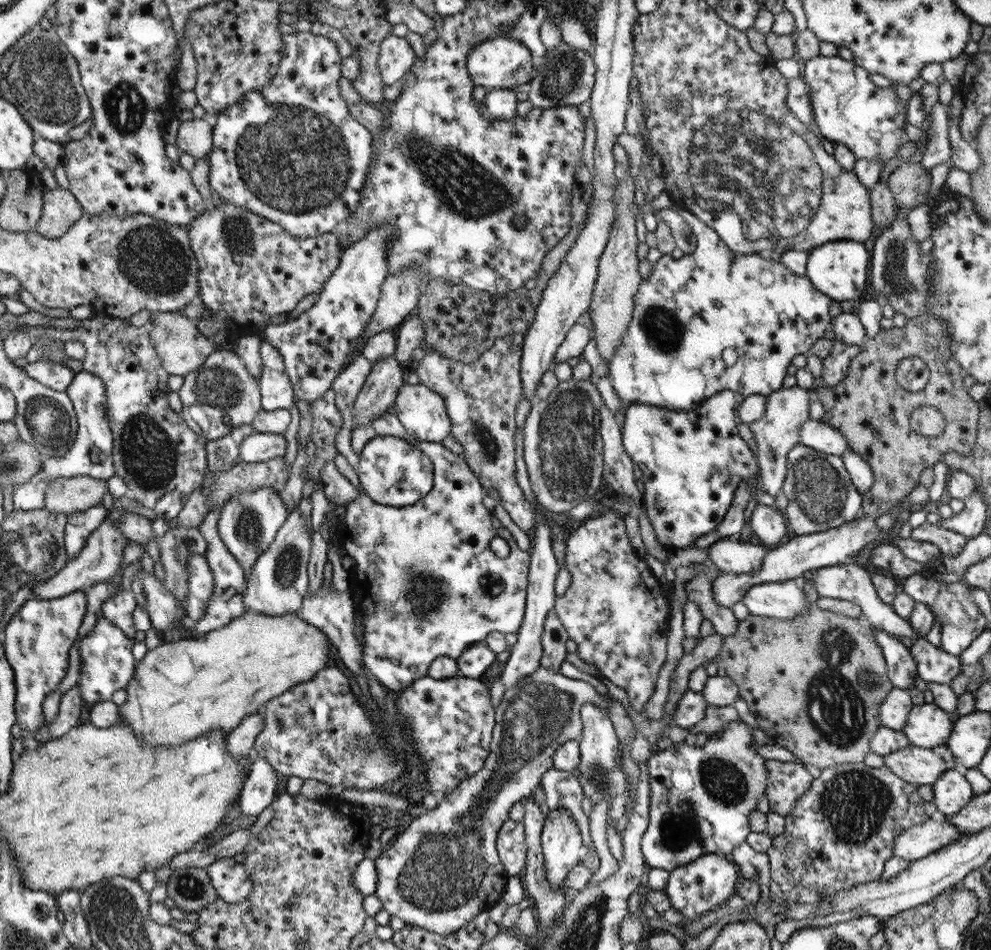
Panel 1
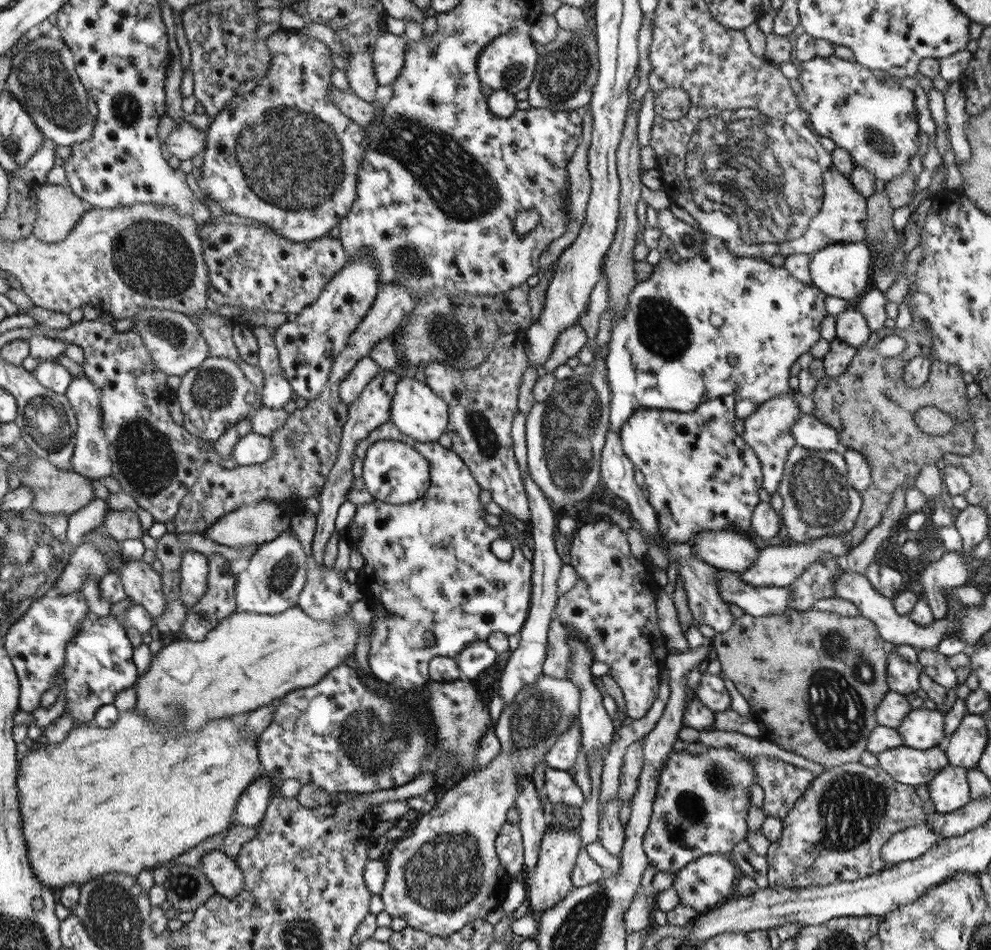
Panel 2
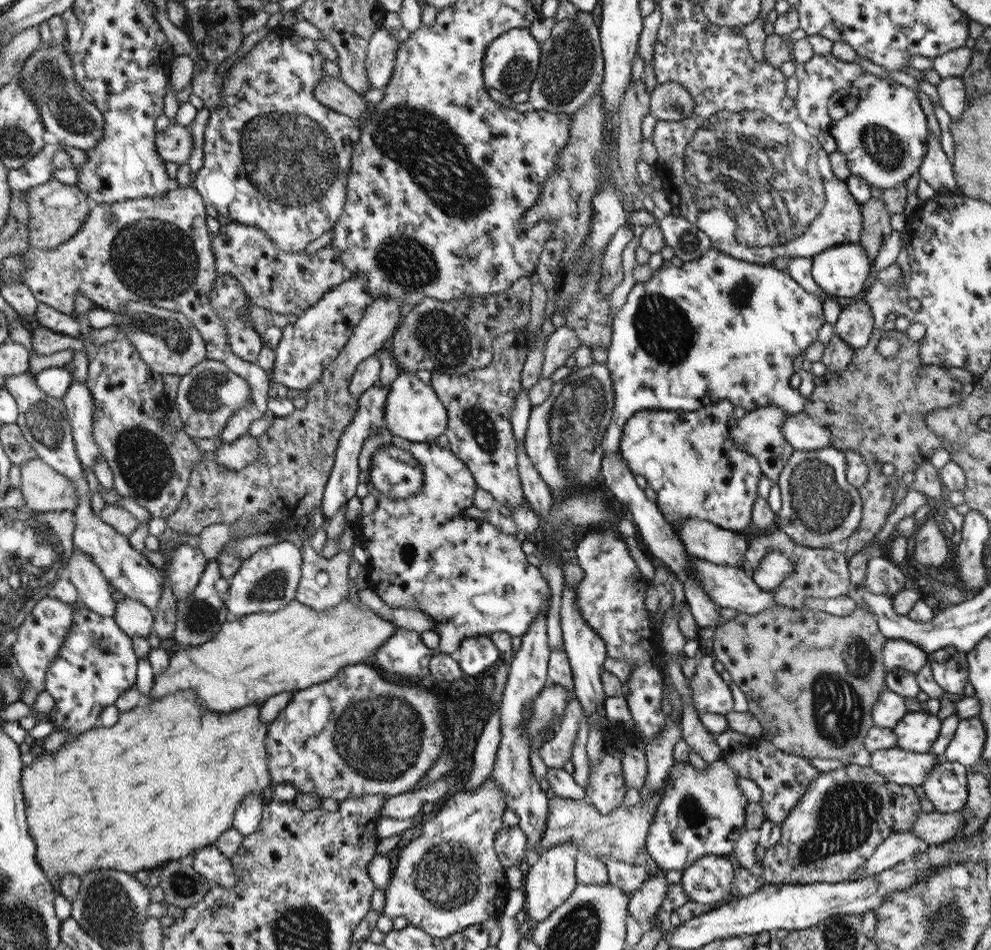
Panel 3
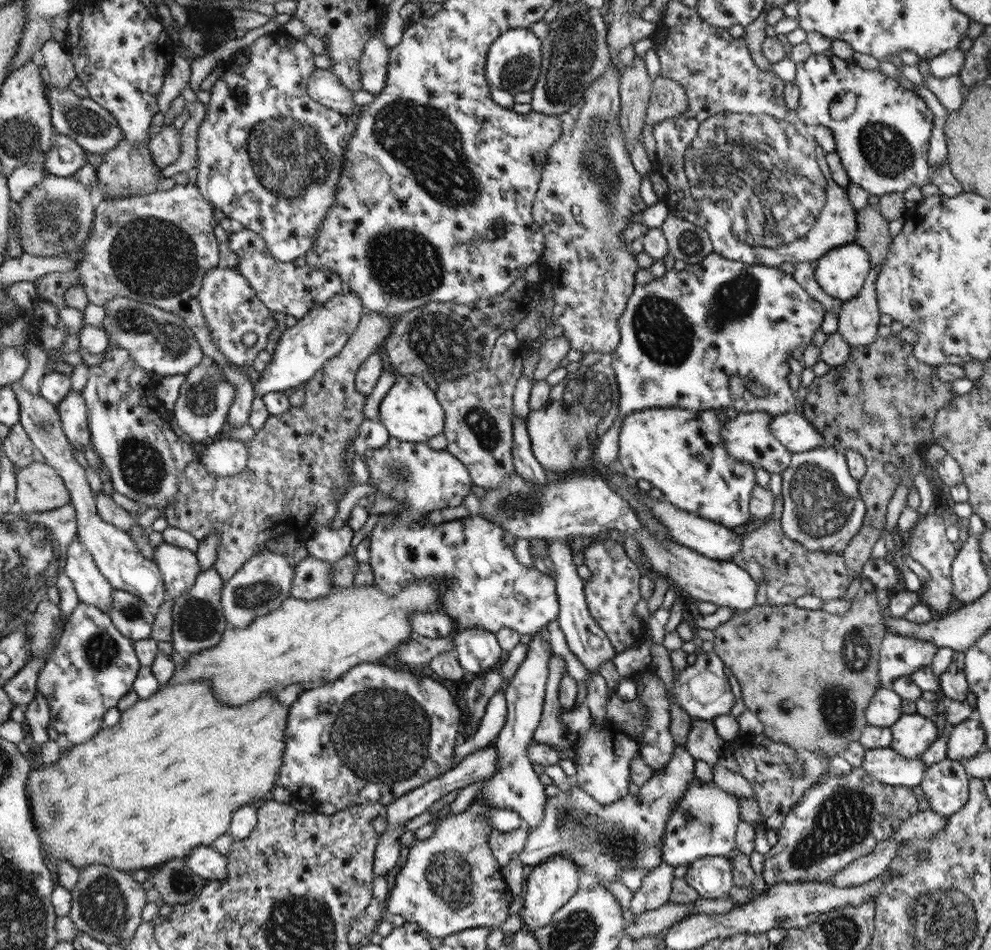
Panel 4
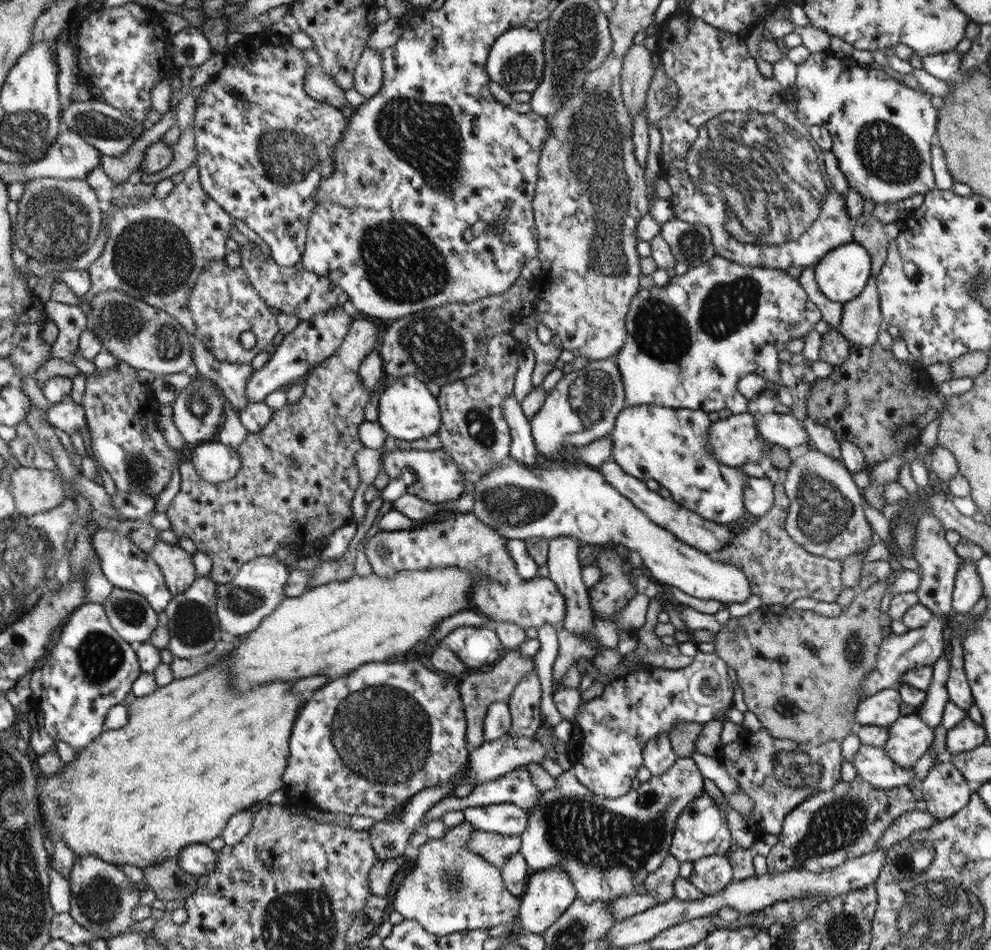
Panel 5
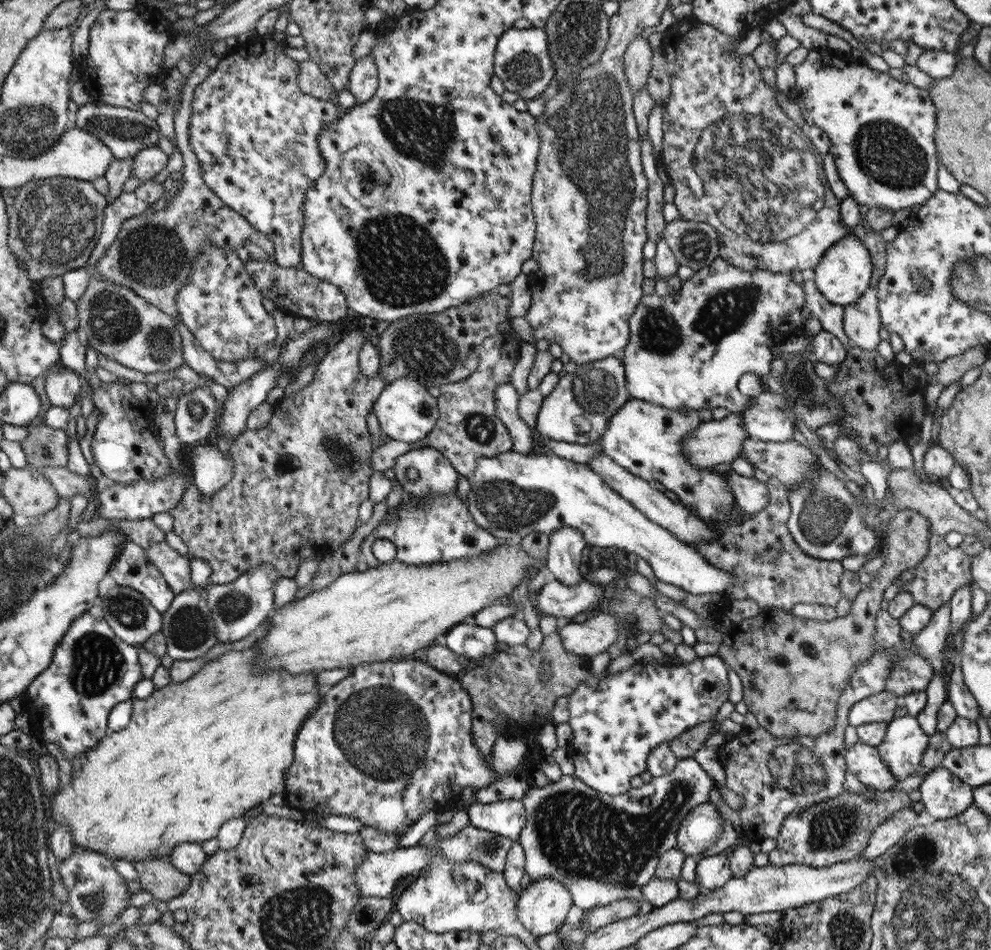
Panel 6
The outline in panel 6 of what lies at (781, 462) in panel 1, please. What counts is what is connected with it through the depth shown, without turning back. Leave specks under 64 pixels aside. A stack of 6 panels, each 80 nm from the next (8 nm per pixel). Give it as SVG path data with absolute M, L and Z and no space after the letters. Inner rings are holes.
M736 413L721 420L711 419L685 436L683 449L687 459L703 469L716 464L732 464L743 454L743 442L749 434L743 425L743 418Z

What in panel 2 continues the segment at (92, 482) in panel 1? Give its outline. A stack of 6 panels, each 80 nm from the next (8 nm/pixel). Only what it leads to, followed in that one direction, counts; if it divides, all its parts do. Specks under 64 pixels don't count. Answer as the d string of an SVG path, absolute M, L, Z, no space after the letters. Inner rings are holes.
M33 456L33 461L27 466L27 470L20 472L19 476L22 486L33 490L35 499L32 510L36 512L47 512L48 514L67 512L71 515L90 504L96 496L91 479L72 470L62 471L45 458L38 456Z

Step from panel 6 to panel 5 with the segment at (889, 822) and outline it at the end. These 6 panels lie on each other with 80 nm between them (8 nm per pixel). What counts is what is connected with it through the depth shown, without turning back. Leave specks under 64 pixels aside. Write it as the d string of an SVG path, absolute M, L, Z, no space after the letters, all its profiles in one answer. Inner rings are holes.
M912 811L898 817L878 841L876 849L889 849L893 844L908 838L913 832L930 828L938 819L927 811Z

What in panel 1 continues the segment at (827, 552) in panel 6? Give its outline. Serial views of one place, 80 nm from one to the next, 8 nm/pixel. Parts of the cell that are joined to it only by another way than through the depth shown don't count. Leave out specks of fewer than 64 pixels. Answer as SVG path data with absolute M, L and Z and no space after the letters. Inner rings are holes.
M798 443L794 448L790 449L787 456L787 475L782 487L783 493L789 500L786 509L782 510L782 514L792 530L792 533L800 536L816 532L826 532L830 528L840 528L842 524L850 524L852 520L856 520L856 516L862 510L863 495L861 495L850 480L848 471L844 468L843 458L817 451L815 448Z

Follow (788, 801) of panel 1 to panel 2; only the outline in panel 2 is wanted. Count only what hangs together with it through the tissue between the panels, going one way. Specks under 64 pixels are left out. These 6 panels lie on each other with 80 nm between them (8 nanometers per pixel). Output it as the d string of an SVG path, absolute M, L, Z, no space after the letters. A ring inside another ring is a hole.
M750 756L750 758L746 758L746 760L748 760L748 764L754 768L754 774L756 774L757 779L756 784L760 785L765 793L766 797L764 798L762 809L768 817L783 820L788 812L790 812L790 809L793 808L793 804L804 795L804 792L815 779L812 772L800 769L794 766L794 764L789 764L776 758Z

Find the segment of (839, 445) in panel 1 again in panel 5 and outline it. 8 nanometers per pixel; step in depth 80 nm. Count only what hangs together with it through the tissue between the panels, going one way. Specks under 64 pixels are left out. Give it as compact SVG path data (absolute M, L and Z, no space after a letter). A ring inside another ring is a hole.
M782 408L766 414L756 411L755 417L759 433L774 445L790 449L811 440L805 424Z

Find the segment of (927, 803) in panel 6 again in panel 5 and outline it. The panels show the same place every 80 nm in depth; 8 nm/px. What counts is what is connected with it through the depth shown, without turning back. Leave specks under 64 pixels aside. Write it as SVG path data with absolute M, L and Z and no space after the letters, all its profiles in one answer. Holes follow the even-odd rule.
M946 758L935 764L922 782L927 810L938 820L947 819L962 810L970 802L972 789L973 785Z

